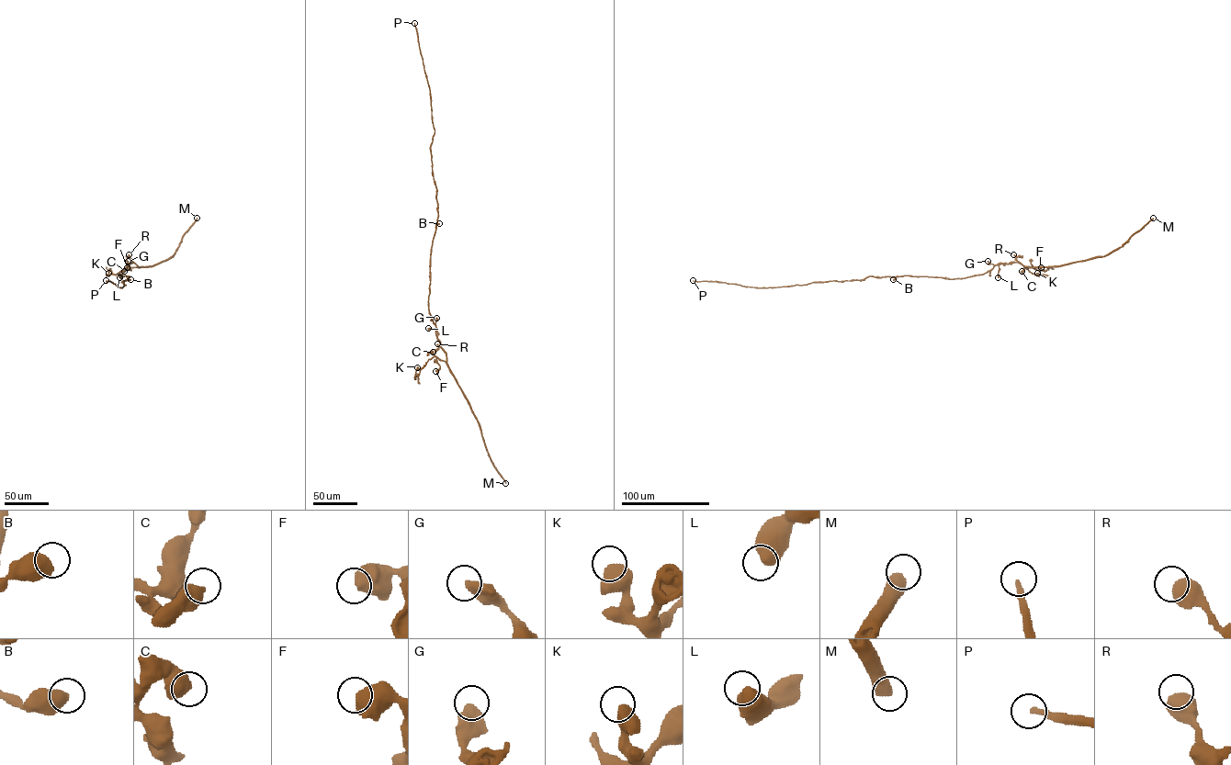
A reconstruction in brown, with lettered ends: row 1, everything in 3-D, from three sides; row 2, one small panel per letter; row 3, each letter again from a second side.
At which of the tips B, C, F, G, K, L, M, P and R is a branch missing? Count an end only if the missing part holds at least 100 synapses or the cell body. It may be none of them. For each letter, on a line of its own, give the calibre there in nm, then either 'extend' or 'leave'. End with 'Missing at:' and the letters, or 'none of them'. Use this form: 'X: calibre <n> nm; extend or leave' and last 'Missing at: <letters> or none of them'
B: calibre 600 nm; leave
C: calibre 600 nm; leave
F: calibre 750 nm; leave
G: calibre 550 nm; leave
K: calibre 650 nm; leave
L: calibre 600 nm; leave
M: calibre 500 nm; leave
P: calibre 240 nm; extend
R: calibre 650 nm; leave
Missing at: P

